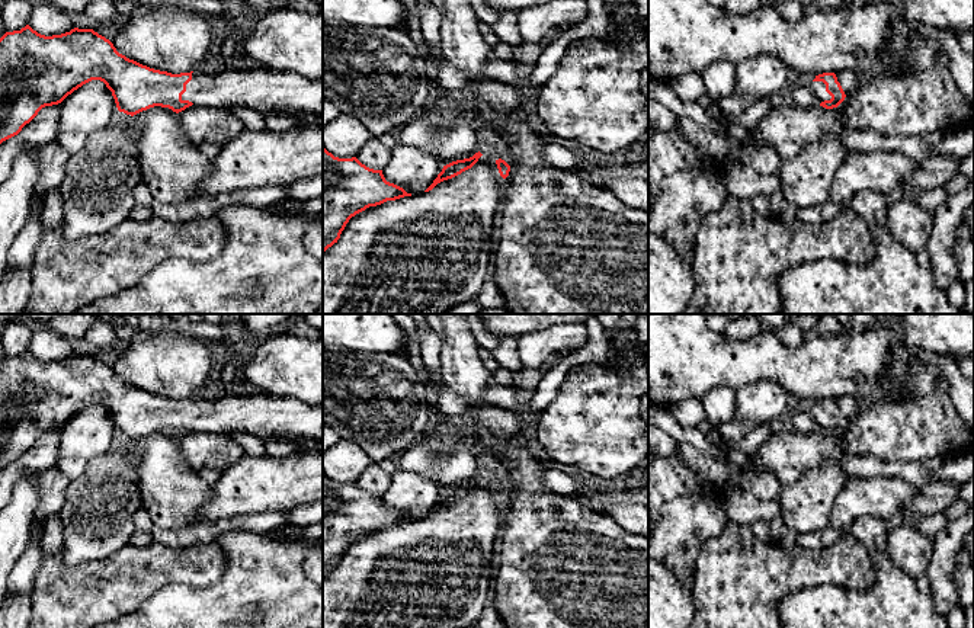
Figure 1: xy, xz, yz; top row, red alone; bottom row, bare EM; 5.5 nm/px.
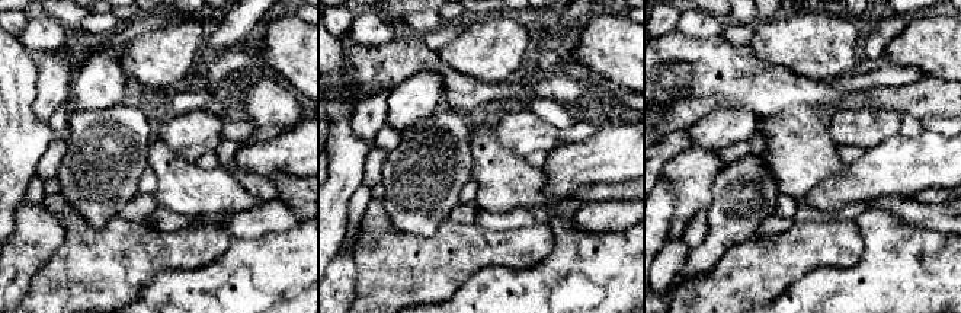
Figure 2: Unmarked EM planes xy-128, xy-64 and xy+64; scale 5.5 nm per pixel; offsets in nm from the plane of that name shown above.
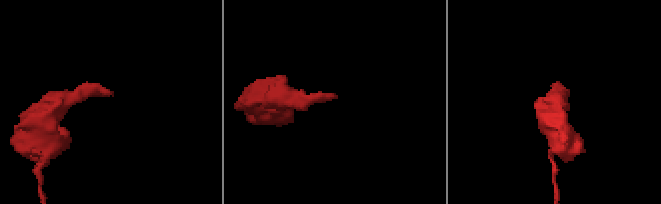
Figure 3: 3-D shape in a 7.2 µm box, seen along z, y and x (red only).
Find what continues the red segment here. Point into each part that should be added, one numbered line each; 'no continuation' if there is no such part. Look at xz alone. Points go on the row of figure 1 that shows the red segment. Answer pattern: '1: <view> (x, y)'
no continuation

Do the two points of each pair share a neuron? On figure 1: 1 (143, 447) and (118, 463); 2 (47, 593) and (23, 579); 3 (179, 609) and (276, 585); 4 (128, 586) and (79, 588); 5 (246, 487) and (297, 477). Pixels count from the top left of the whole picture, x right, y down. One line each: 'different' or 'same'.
1: different
2: different
3: same
4: same
5: same

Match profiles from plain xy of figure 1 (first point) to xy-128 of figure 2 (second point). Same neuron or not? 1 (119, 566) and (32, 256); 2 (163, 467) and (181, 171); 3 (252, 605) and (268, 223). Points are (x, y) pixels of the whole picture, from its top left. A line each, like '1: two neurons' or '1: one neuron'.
1: two neurons
2: one neuron
3: two neurons

